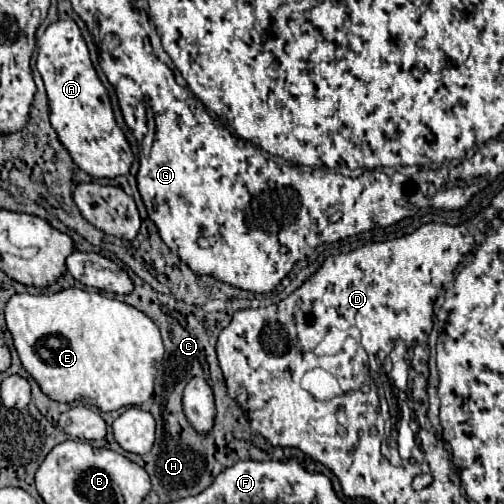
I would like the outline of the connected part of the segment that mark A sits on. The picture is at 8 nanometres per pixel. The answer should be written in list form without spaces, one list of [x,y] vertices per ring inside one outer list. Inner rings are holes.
[[[73,20],[53,22],[37,40],[37,50],[37,70],[43,76],[49,96],[51,126],[69,150],[73,162],[95,178],[115,178],[127,174],[133,162],[133,152],[123,130],[115,122],[109,92],[91,64],[79,26]]]

